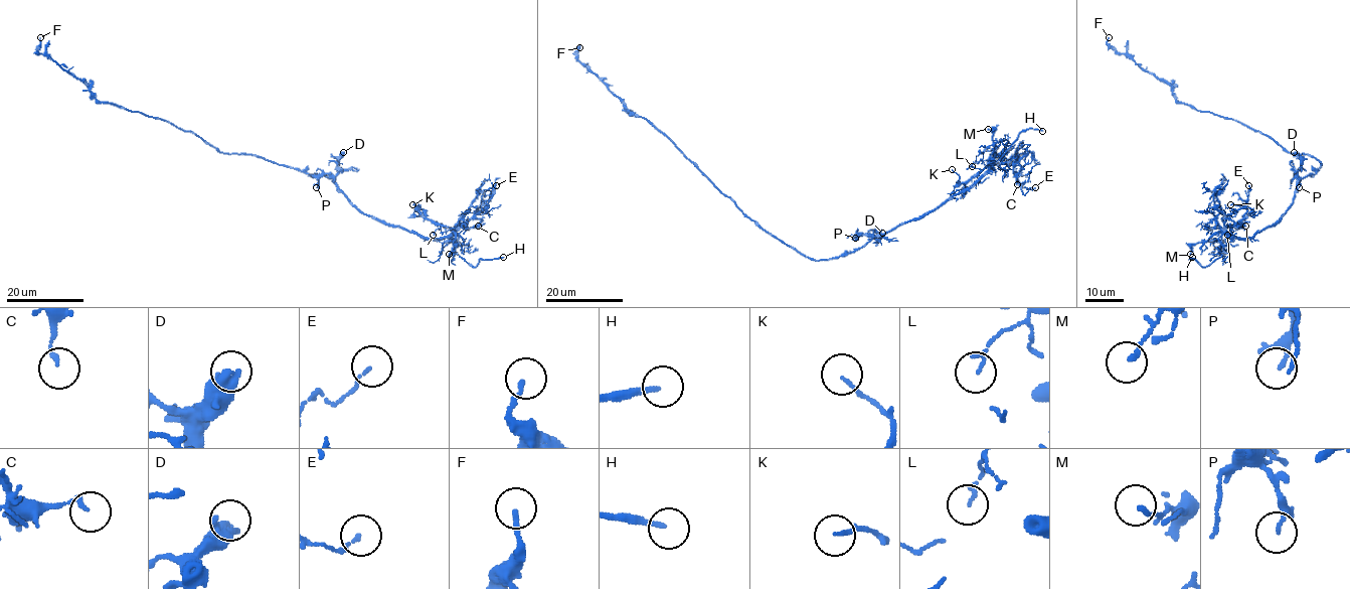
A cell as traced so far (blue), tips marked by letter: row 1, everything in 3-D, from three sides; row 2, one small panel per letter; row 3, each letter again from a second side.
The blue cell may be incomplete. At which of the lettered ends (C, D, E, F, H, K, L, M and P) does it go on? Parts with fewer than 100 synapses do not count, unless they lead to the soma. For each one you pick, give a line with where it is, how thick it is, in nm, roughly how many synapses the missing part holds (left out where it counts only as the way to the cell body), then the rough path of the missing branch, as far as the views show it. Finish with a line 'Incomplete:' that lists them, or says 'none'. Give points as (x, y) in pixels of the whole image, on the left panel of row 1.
H: place (503, 257); calibre 180 nm
Incomplete: H

